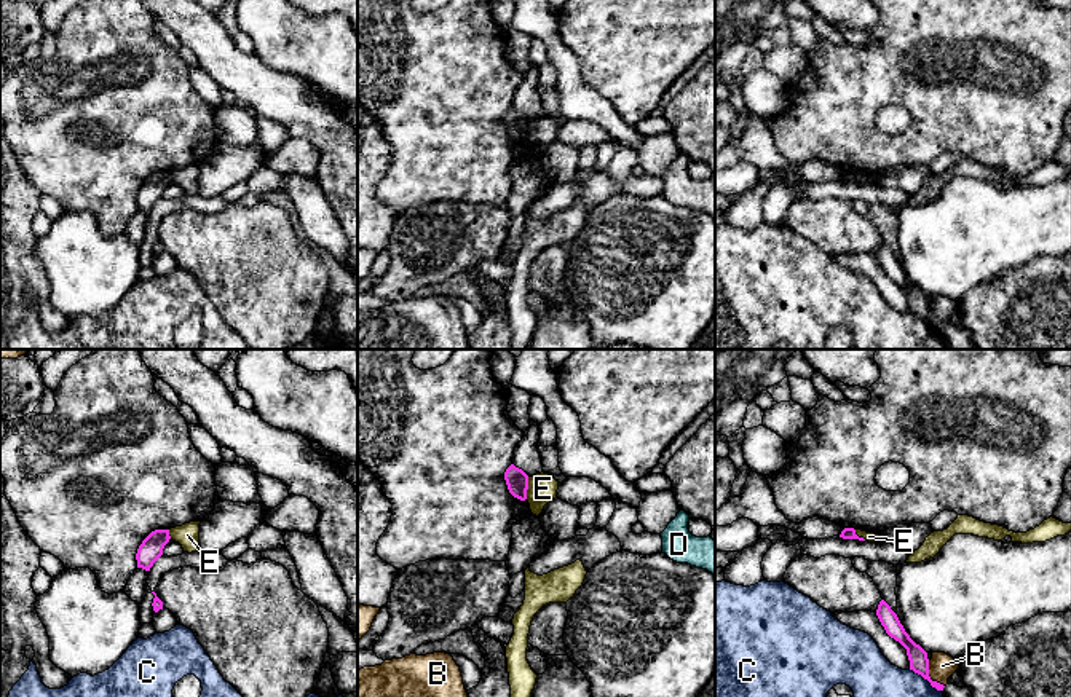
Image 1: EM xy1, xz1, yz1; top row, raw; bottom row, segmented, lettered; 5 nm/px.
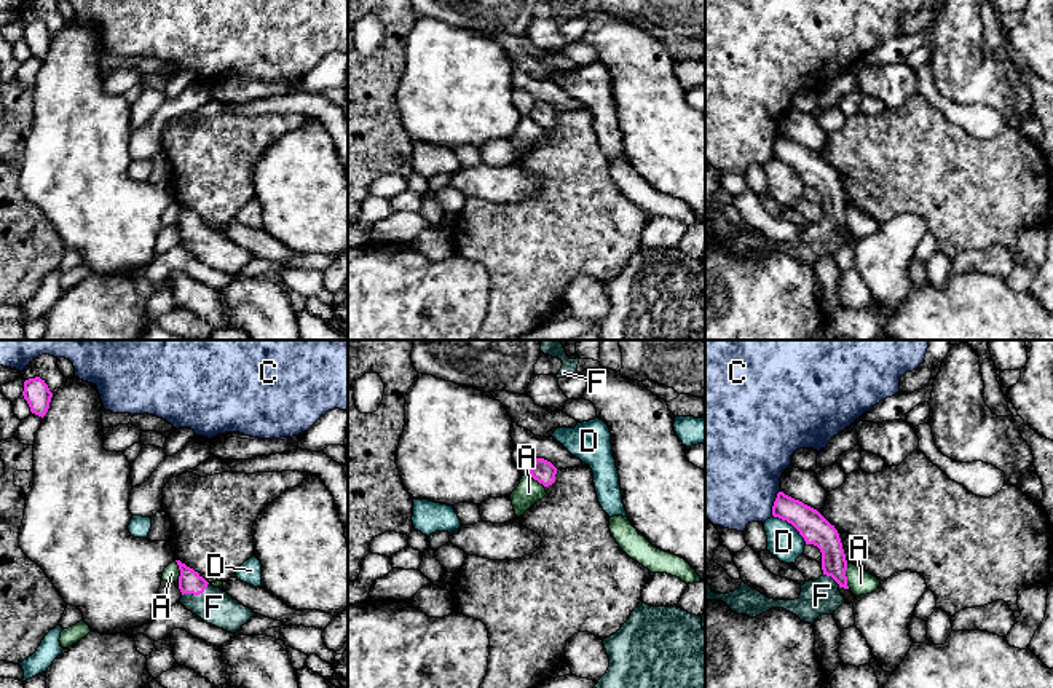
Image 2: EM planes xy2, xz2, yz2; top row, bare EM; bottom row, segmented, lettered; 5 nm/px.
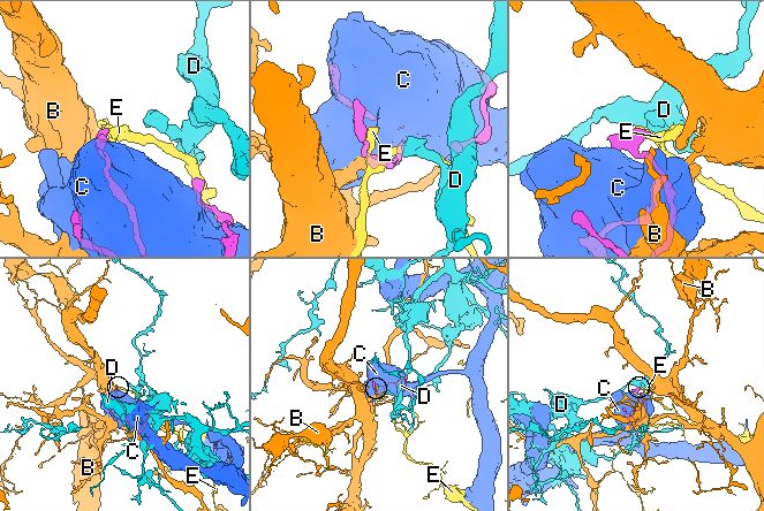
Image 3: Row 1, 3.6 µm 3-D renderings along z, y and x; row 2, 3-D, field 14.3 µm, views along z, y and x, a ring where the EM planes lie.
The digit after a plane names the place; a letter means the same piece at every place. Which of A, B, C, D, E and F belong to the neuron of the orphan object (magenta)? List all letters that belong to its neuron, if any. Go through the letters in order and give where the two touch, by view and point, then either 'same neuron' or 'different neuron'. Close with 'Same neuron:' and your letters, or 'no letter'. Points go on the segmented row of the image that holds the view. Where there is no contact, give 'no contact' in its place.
A: contact yz2 (846, 577); different neuron
B: contact yz1 (929, 677); different neuron
C: contact yz1 (924, 678); different neuron
D: contact yz2 (792, 524); different neuron
E: contact xz1 (527, 488); different neuron
F: contact xy2 (197, 594); same neuron
Same neuron: F

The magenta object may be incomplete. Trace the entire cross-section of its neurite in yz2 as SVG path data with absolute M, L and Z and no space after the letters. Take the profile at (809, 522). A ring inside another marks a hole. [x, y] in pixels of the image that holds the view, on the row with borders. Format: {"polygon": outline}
{"polygon": "M783 492L777 493L772 516L791 524L806 544L814 544L822 552L823 575L801 586L801 595L795 600L774 600L742 583L729 594L715 594L705 579L705 602L721 600L734 613L756 618L772 608L783 608L801 621L814 626L822 615L834 615L846 603L839 589L847 586L847 560L838 530L817 509L795 500Z"}

